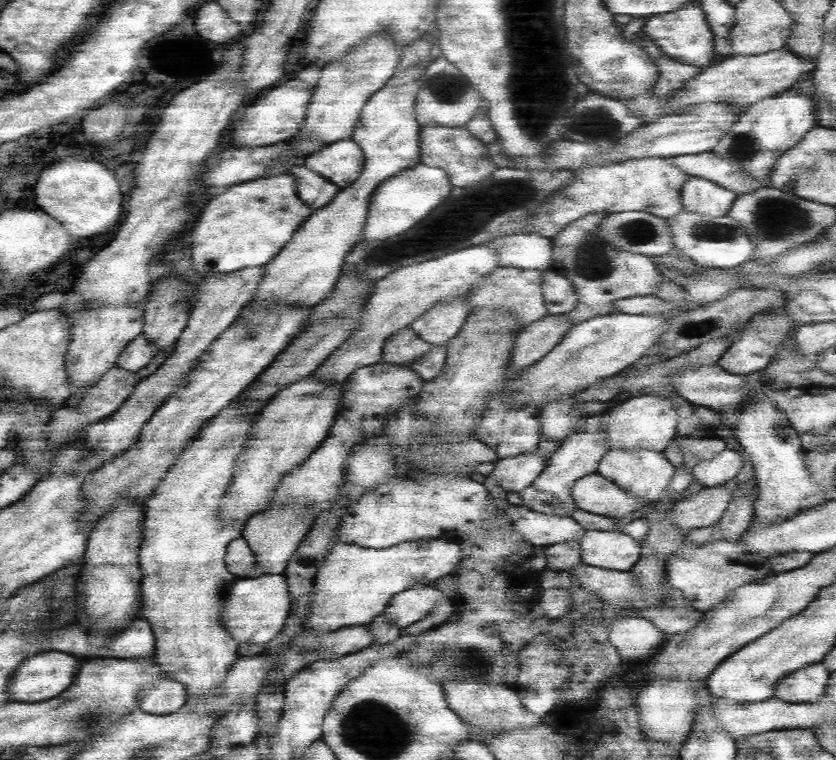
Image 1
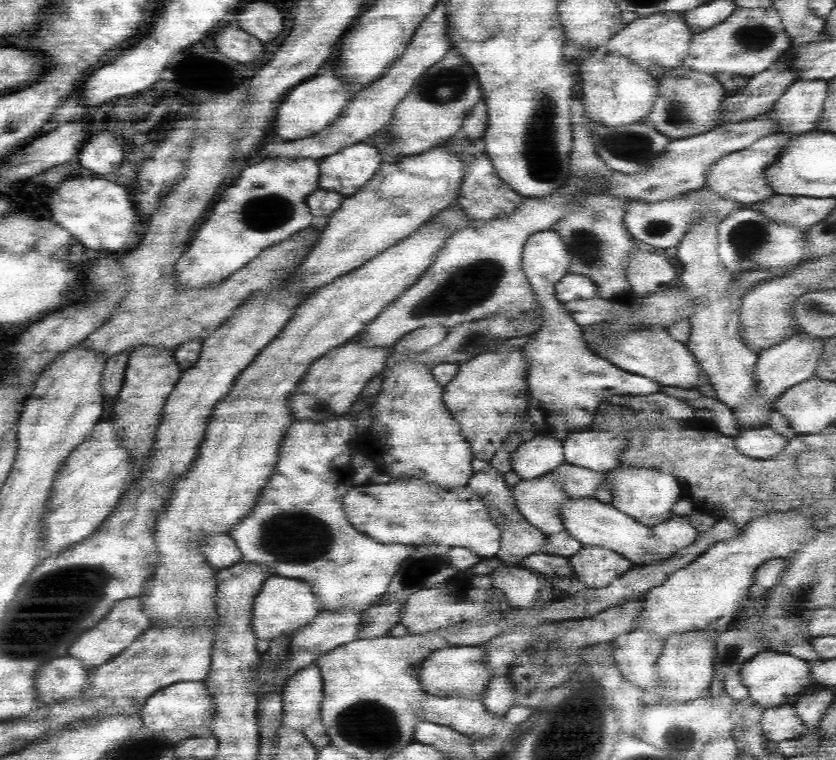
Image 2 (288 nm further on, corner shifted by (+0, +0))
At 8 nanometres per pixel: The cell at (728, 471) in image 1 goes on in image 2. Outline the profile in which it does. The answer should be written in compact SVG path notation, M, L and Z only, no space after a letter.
M762 430L762 432L740 432L734 436L734 444L742 456L748 456L750 460L768 460L782 452L788 446L788 438L784 434L778 434L774 430Z

